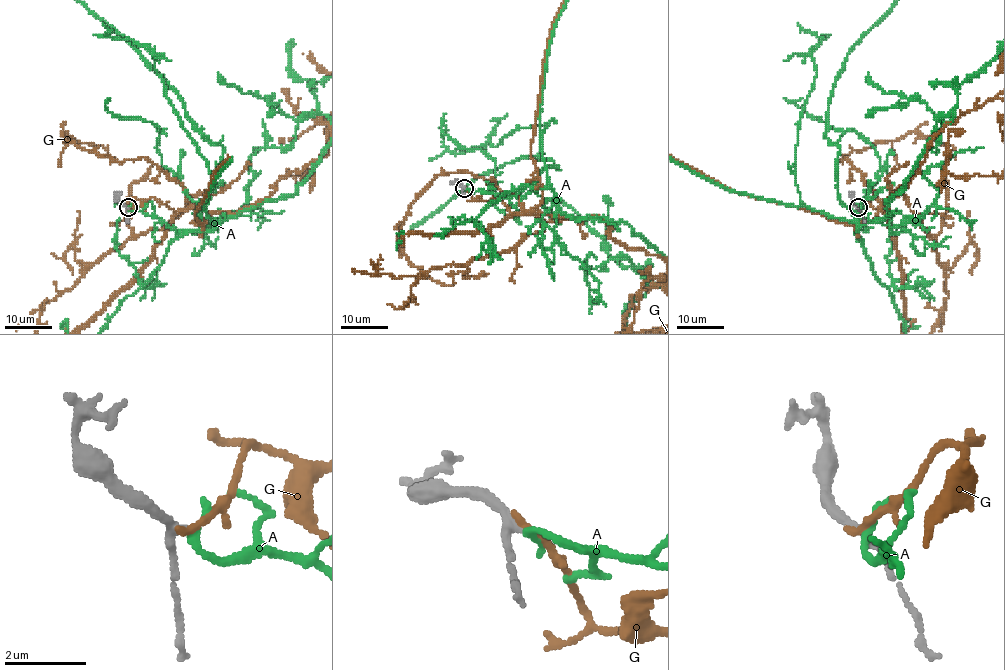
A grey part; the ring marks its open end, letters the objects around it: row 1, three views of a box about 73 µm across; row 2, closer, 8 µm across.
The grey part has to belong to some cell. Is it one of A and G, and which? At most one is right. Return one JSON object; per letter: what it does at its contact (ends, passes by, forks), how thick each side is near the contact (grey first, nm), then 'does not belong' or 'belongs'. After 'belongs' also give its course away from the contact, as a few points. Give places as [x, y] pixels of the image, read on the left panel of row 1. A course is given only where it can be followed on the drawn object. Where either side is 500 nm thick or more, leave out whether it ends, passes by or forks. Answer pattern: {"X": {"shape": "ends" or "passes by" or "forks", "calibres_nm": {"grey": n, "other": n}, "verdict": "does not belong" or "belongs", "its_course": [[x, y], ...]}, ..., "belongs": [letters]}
{"A": {"shape": "ends", "calibres_nm": {"grey": 200, "other": 200}, "verdict": "belongs"}, "G": {"shape": "ends", "calibres_nm": {"grey": 220, "other": 180}, "verdict": "does not belong"}, "belongs": ["A"]}

